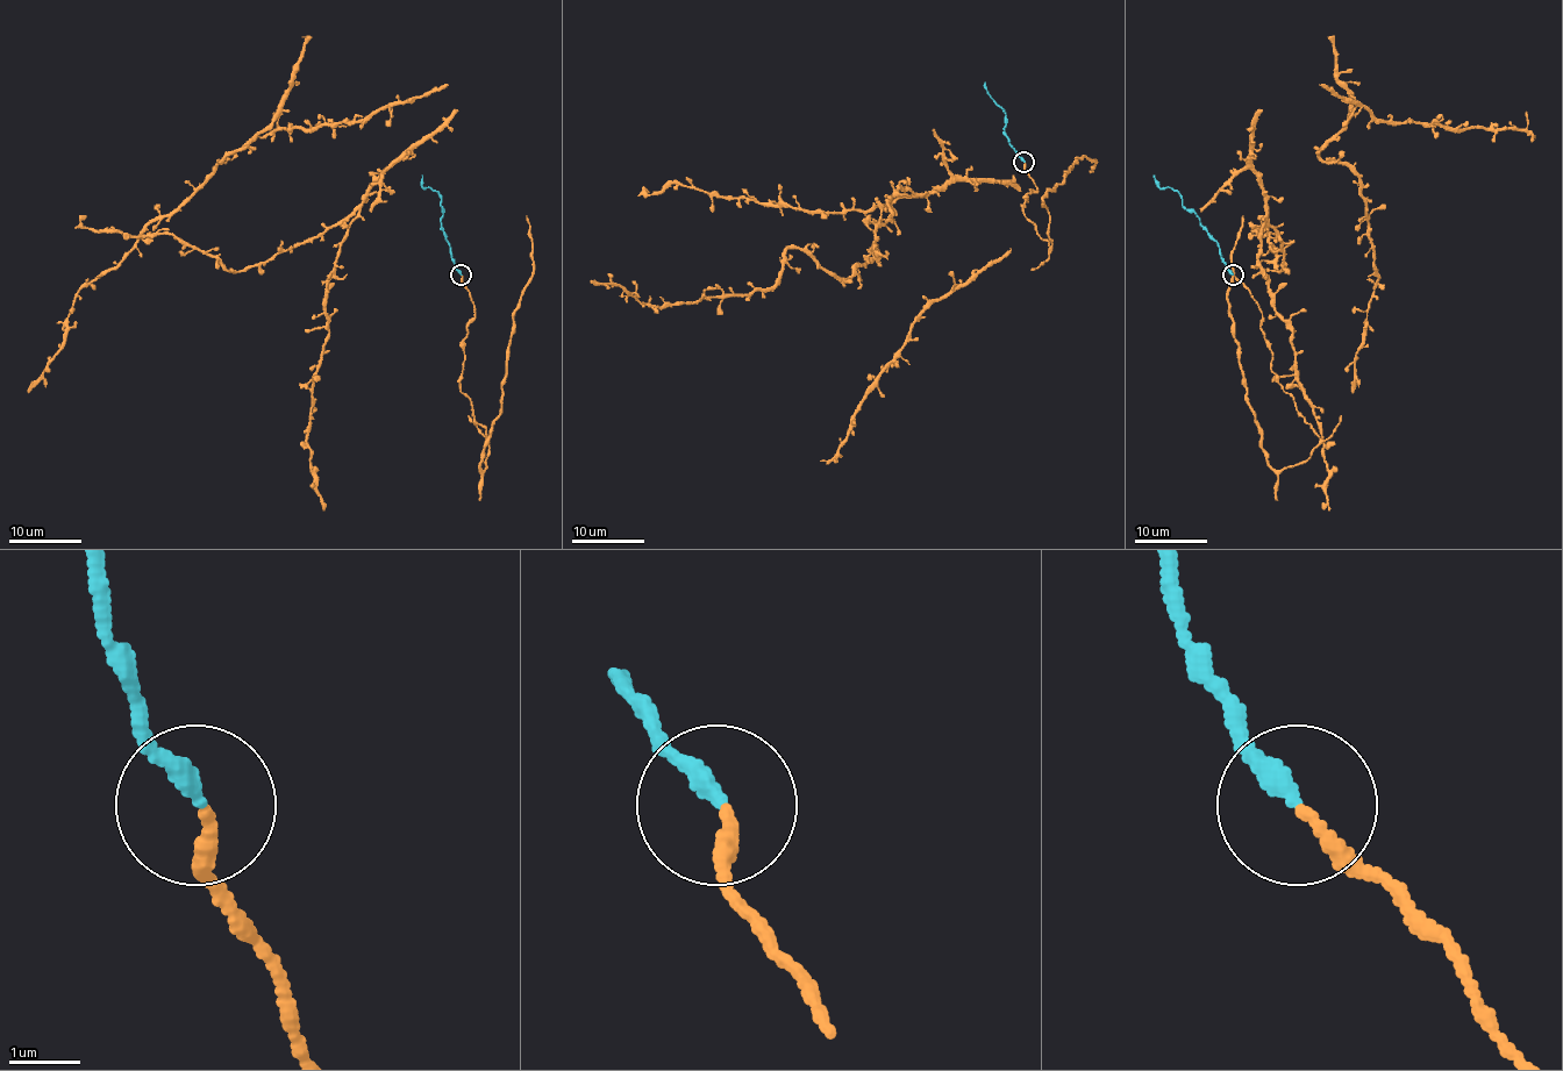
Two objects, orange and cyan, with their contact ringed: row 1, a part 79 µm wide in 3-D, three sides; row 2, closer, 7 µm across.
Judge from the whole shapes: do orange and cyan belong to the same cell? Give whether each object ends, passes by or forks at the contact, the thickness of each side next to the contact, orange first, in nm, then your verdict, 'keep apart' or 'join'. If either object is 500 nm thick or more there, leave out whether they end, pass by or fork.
orange ends; cyan ends; calibres 190 and 280 nm; join

